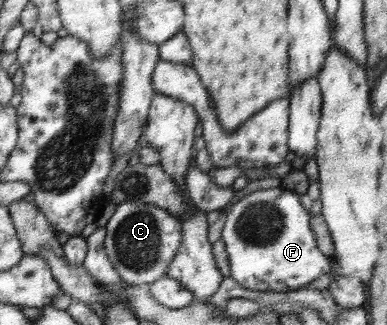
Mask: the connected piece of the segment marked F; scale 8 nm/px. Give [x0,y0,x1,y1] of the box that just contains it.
[221,186,330,292]

